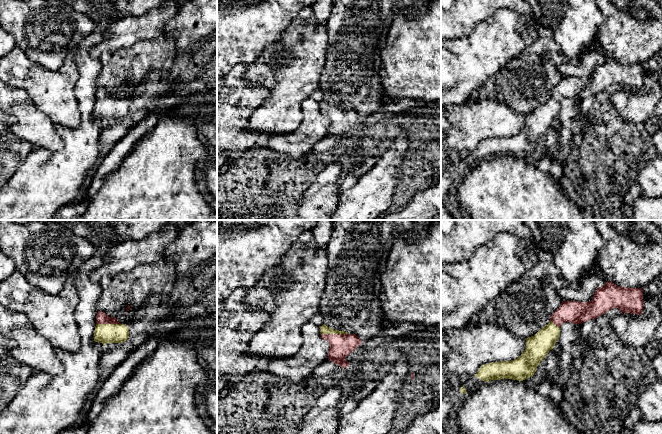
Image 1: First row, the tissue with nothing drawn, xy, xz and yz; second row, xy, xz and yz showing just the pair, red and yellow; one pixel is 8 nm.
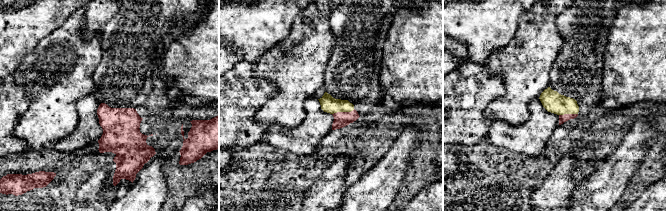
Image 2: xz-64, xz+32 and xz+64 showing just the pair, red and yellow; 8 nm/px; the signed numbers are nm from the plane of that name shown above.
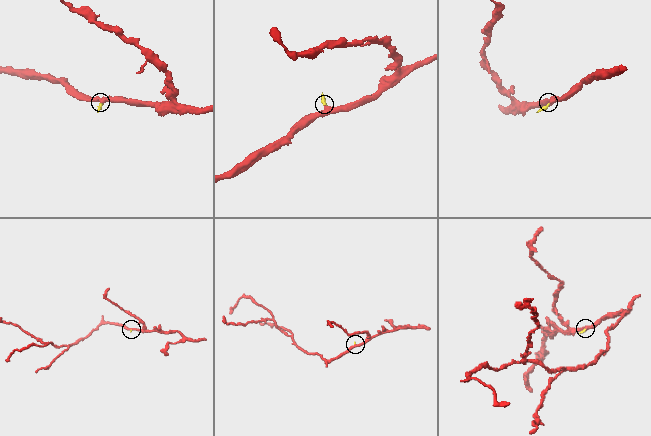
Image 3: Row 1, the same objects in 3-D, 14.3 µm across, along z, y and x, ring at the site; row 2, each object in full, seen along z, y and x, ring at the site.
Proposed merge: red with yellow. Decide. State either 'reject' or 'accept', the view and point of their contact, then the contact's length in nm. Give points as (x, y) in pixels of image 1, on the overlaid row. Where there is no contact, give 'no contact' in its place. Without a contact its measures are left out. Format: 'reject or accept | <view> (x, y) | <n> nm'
accept | xz (334, 334) | 220 nm

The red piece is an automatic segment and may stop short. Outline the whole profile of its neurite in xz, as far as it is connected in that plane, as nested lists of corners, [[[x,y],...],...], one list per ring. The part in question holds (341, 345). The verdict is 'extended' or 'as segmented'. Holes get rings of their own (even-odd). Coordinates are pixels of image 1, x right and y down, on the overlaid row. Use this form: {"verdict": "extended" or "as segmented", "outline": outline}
{"verdict": "extended", "outline": [[[325,324],[319,328],[321,338],[328,341],[330,345],[328,360],[342,368],[349,367],[349,363],[345,360],[345,357],[362,344],[360,338],[354,333],[348,334],[345,331],[334,330]]]}

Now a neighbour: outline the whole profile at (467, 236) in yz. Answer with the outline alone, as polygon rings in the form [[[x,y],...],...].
[[[457,220],[449,235],[441,233],[441,263],[459,263],[470,259],[479,247],[487,244],[499,233],[509,233],[525,239],[534,245],[536,251],[539,250],[523,220]]]

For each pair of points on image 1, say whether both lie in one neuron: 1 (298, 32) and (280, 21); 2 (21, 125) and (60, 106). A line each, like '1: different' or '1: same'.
1: different
2: different

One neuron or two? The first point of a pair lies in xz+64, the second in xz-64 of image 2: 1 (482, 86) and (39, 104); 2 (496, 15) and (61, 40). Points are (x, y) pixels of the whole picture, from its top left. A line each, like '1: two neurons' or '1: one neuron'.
1: two neurons
2: two neurons

